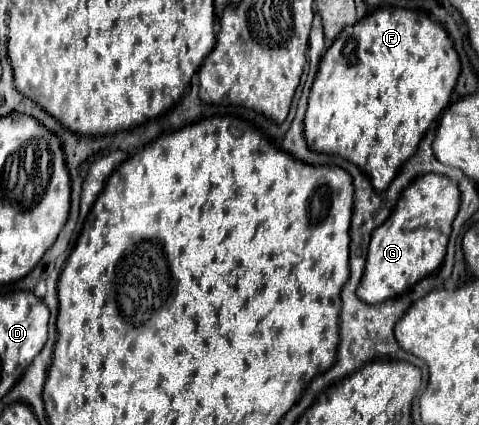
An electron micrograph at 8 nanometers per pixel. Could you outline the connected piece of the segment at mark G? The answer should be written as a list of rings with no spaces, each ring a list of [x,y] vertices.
[[[422,175],[410,183],[392,215],[374,233],[366,257],[366,271],[358,287],[358,297],[370,305],[398,297],[420,279],[438,271],[444,261],[452,221],[460,211],[460,189],[444,175]]]

